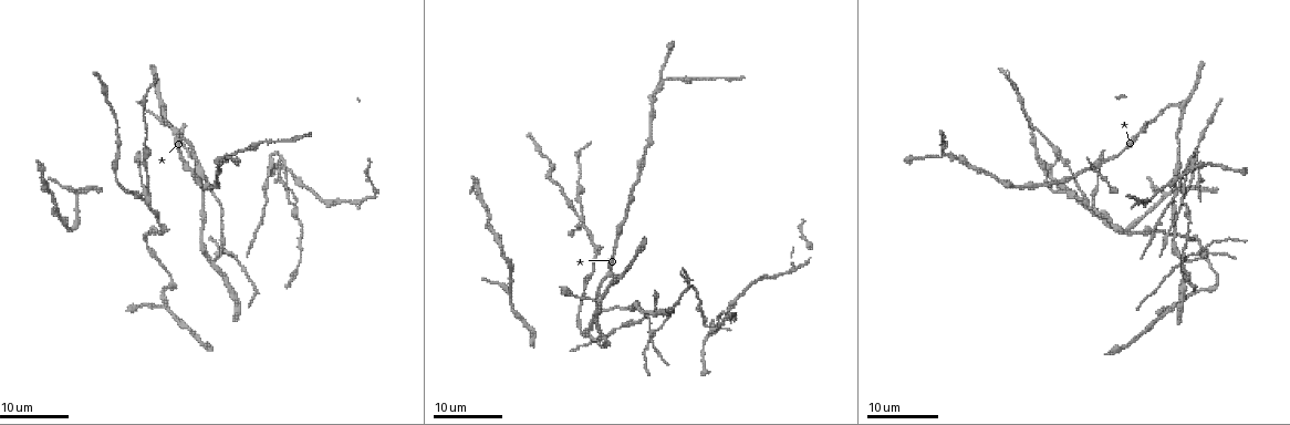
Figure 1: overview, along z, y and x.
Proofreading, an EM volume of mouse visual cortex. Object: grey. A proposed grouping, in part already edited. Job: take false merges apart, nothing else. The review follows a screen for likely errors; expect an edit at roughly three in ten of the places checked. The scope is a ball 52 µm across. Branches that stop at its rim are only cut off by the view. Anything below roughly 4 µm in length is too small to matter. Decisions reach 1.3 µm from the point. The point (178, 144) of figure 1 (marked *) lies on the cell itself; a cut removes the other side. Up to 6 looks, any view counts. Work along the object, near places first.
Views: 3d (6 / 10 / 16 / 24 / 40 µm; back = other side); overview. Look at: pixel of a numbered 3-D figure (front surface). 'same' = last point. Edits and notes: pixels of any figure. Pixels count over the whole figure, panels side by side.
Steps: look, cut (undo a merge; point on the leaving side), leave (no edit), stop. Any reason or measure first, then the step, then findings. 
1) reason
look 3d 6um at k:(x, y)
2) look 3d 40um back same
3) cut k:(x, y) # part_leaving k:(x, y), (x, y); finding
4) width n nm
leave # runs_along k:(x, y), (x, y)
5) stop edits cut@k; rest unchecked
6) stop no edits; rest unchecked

thin arm on a thick one
look 3d 24um at 1:(1093, 205)

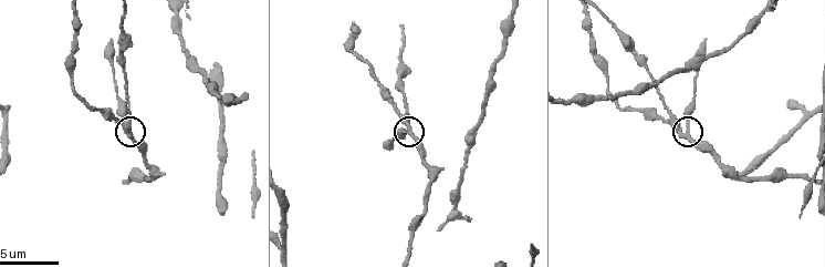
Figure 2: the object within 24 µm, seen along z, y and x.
look 3d 6um at 2:(688, 136)

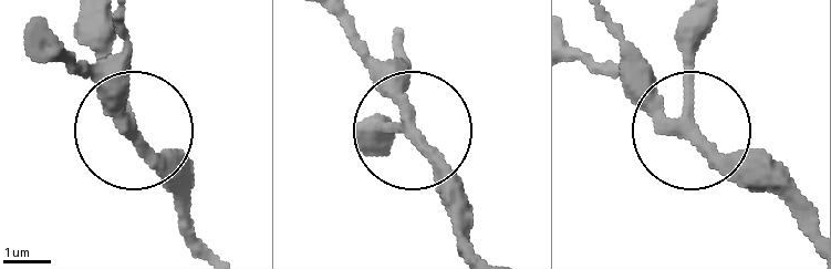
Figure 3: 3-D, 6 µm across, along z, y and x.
width 240 nm
leave # one cell here

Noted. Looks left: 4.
looks like a crossing
look 3d 24um at 1:(1204, 255)

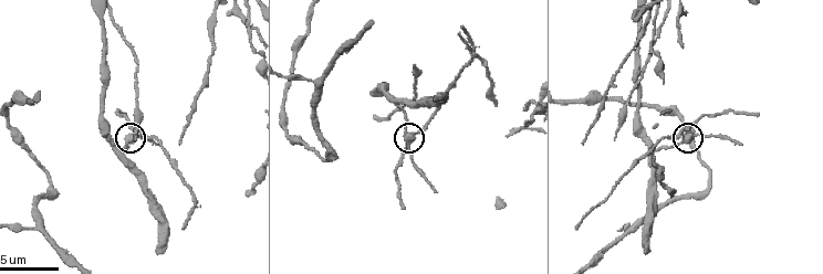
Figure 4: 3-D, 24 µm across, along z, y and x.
closer look
look 3d 6um at 4:(684, 138)

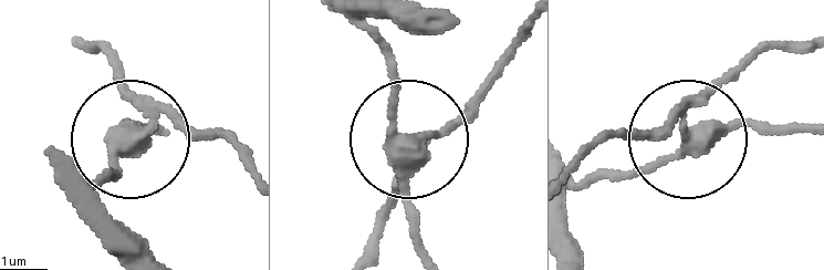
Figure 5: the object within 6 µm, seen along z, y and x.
side_arm 6 um
cut 5:(121, 74) # part_leaving 5:(680, 113), (573, 161); a second cell is stuck on

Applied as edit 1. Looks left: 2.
calibre changes
look 3d 10um at 4:(418, 70)

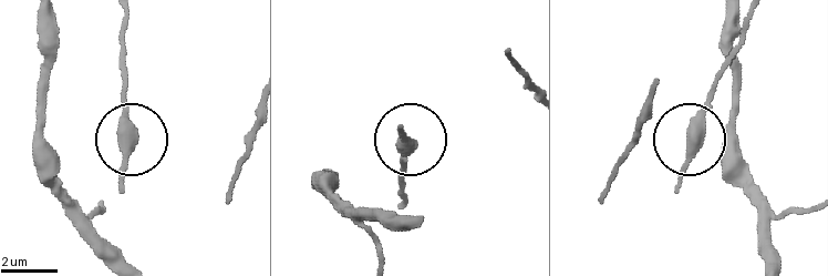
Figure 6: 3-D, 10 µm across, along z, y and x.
leave # runs_along 6:(746, 23), (744, 44), (691, 135); continuous, no second cell

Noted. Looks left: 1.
stop edits cut@5; rest unchecked

